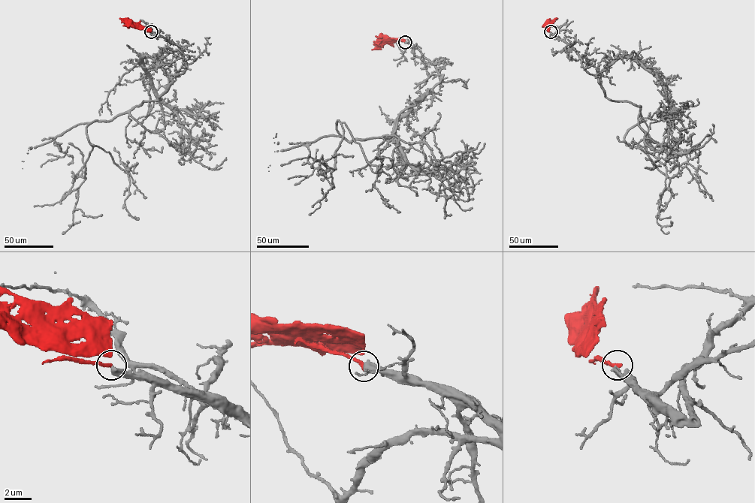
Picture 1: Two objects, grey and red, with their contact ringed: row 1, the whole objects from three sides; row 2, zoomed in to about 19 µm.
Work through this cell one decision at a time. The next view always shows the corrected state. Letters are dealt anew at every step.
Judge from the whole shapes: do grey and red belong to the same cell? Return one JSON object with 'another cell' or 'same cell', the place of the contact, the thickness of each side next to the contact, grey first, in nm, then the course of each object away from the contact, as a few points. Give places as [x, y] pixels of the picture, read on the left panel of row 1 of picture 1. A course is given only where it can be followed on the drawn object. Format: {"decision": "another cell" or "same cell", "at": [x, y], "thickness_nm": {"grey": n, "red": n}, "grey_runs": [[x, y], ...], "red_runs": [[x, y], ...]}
{"decision": "another cell", "at": [151, 31], "thickness_nm": {"grey": 440, "red": 280}, "grey_runs": [[151, 32], [177, 46], [184, 71], [160, 100], [86, 127], [146, 197]], "red_runs": [[151, 32], [131, 22]]}

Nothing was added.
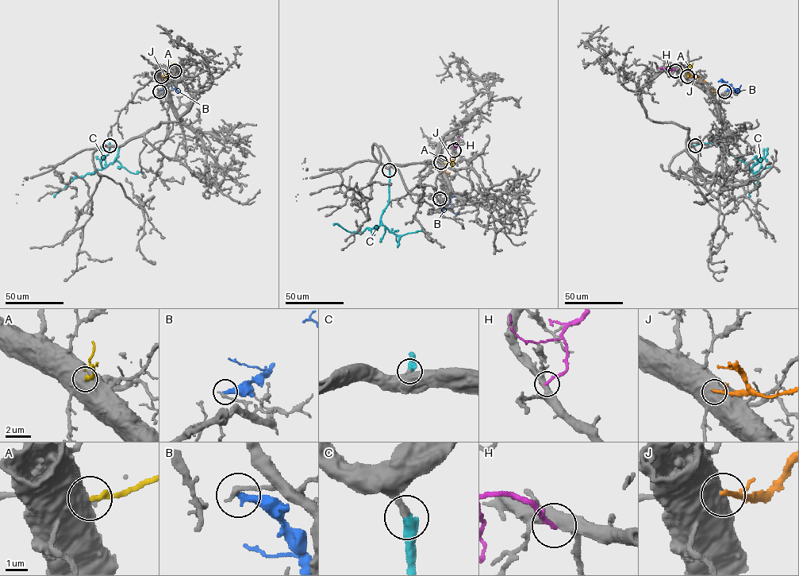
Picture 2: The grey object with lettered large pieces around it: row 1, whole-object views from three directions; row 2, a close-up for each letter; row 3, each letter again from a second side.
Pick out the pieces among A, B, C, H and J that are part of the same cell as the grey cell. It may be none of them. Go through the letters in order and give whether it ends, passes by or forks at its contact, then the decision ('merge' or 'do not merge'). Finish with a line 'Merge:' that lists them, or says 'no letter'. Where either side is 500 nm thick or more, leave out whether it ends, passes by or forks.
A: merge
B: it ends | do not merge
C: it ends | merge
H: it ends | do not merge
J: do not merge
Merge: A, C

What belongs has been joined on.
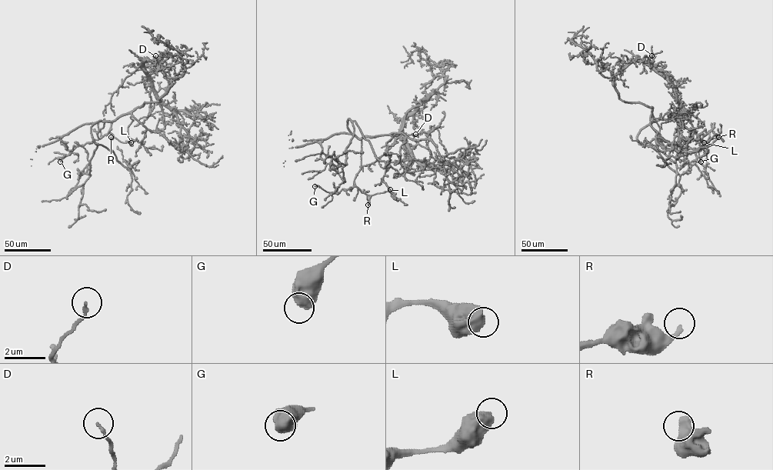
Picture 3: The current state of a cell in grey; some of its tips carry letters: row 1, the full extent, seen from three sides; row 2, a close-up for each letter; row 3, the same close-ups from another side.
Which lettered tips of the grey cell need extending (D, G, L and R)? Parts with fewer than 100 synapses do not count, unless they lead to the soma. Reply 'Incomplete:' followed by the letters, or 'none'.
Incomplete: none

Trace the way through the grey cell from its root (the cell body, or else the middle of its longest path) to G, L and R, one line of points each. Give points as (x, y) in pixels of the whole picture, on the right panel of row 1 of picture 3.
G: (652, 108), (654, 121), (674, 119), (702, 140), (707, 146), (701, 161)
L: (652, 108), (654, 121), (674, 119), (701, 138), (708, 133), (707, 142), (704, 142)
R: (652, 108), (654, 121), (674, 119), (701, 138), (708, 133), (711, 138), (718, 137)

